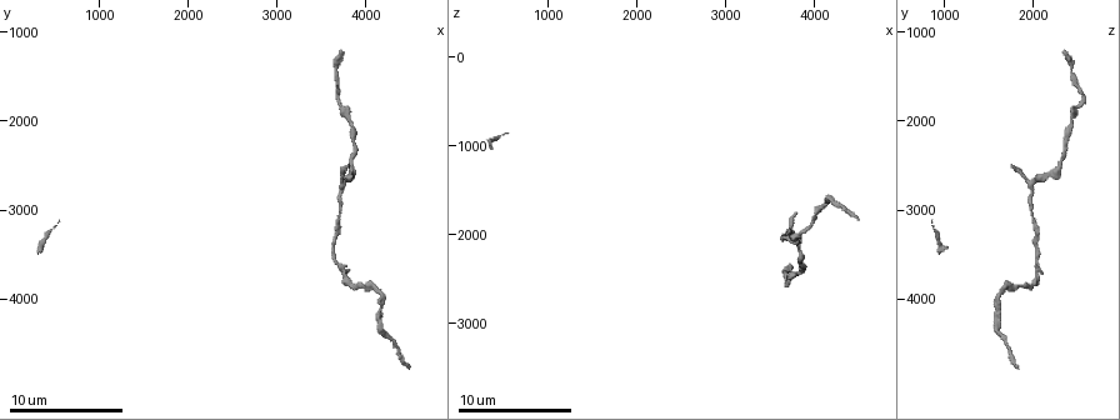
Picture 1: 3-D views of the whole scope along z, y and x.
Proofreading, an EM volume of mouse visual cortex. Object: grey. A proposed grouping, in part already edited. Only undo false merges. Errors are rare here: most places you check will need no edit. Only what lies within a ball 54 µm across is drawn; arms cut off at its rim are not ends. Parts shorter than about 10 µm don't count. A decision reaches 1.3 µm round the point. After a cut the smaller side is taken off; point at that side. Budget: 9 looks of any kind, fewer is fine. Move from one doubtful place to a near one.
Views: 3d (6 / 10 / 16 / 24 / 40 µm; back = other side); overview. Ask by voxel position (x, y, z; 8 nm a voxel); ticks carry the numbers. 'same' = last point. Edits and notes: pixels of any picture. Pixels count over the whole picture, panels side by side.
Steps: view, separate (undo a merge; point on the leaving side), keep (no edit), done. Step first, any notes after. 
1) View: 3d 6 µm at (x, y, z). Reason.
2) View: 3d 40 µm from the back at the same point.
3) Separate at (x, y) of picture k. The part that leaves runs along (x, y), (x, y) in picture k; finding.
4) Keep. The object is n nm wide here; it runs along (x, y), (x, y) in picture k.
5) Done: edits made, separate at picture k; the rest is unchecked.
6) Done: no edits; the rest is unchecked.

View: 3d 16 µm at (3950, 3850, 1850). A narrow waist.

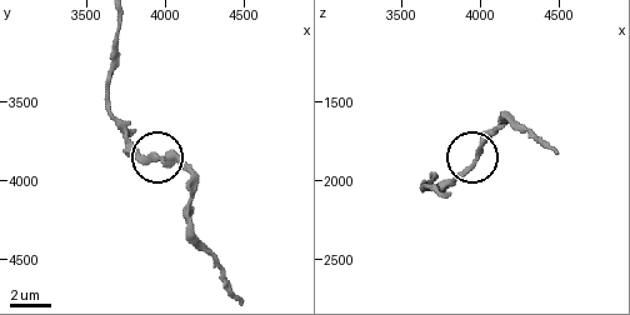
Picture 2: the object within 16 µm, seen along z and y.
View: 3d 6 µm at (3960, 3860, 1860). Zoom in.

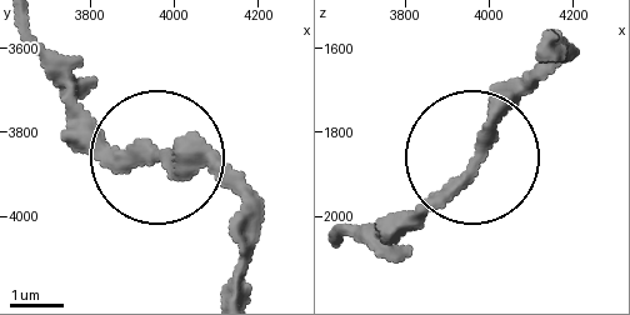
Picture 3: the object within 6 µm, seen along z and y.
Keep. Continuous, no second neuron.

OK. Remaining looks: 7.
View: 3d 6 µm at (3650, 3350, 2000).

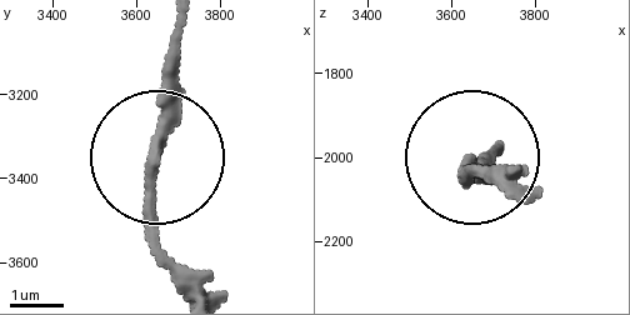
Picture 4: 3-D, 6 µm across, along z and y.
Keep. The side arm is 21 µm long; it runs along (153, 154), (175, 20) in picture 4; all the same neuron.

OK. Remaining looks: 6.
View: 3d 6 µm at (3800, 2000, 2450). Narrows sharply.

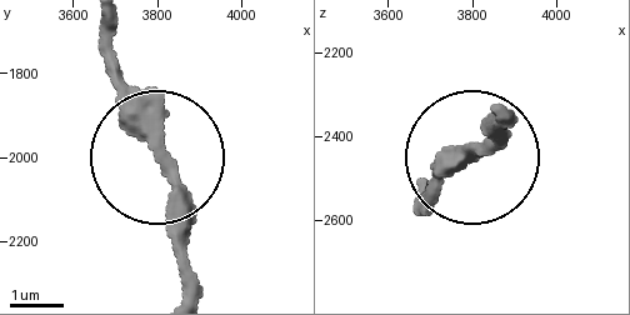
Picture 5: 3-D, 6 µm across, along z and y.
Keep. It runs along (179, 291), (179, 198), (148, 116), (103, 54) in picture 5; all the same neuron.

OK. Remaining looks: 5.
View: 3d 16 µm at (3750, 2750, 1950). Sudden change in width.

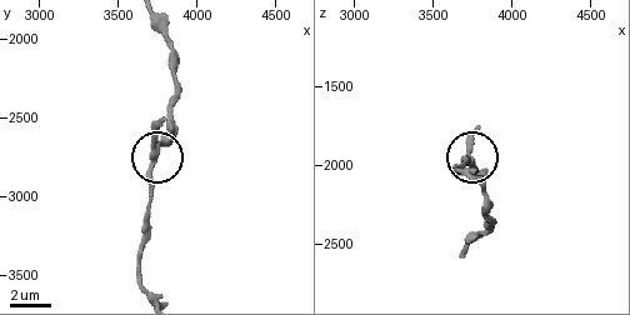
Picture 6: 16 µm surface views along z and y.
Keep. It runs along (139, 249), (148, 170), (160, 143), (171, 131) in picture 6; continuous, no second neuron.

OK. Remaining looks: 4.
Done: no edits; the rest is unchecked.

